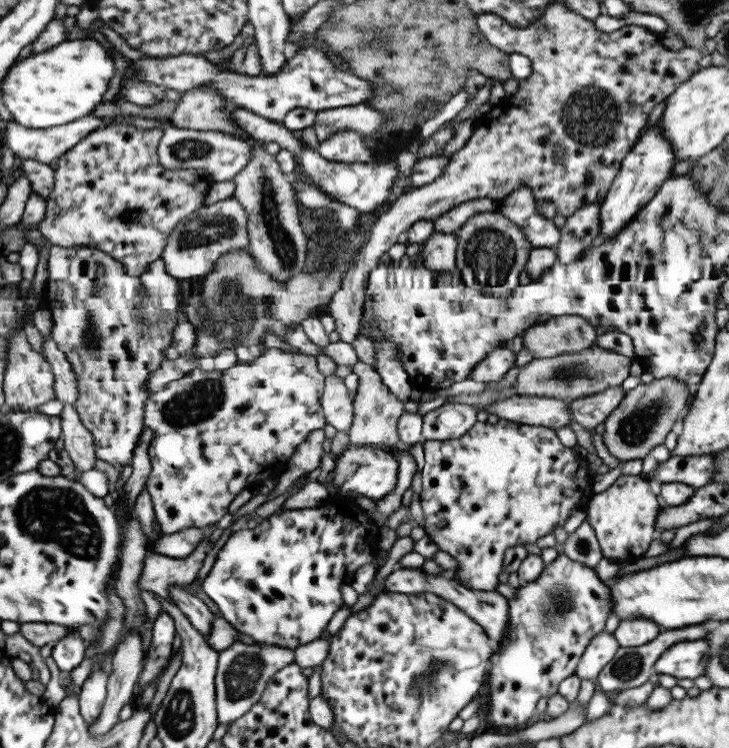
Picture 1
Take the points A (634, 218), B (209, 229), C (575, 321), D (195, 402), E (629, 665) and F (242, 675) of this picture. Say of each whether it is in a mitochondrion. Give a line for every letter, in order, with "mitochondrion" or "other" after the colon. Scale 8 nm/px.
A: other
B: mitochondrion
C: other
D: mitochondrion
E: mitochondrion
F: mitochondrion

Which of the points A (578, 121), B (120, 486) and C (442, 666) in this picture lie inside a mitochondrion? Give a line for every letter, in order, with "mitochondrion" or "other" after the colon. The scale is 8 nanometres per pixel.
A: mitochondrion
B: other
C: mitochondrion

